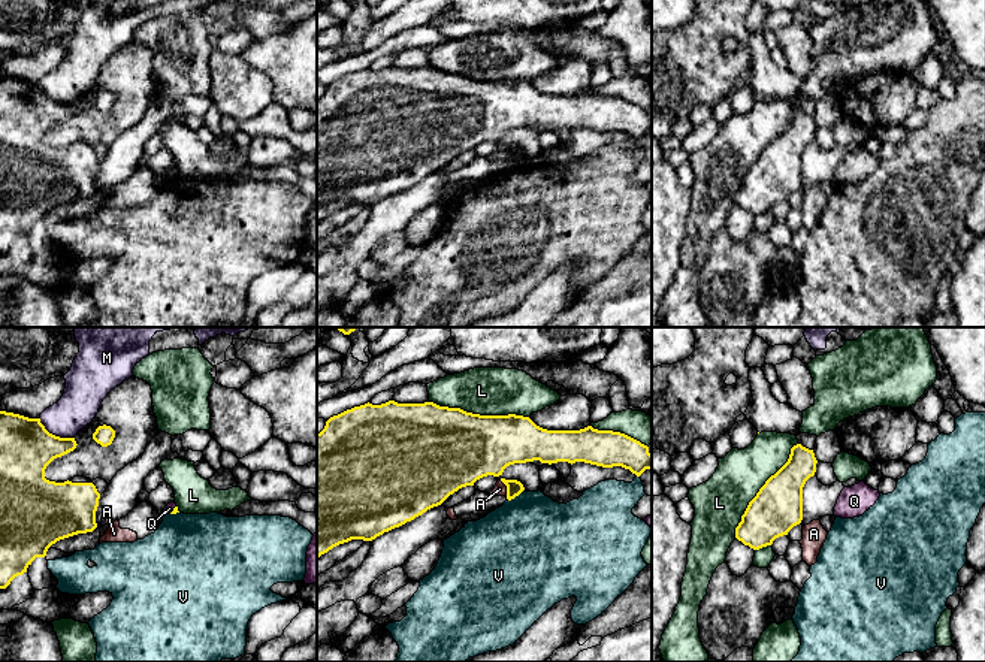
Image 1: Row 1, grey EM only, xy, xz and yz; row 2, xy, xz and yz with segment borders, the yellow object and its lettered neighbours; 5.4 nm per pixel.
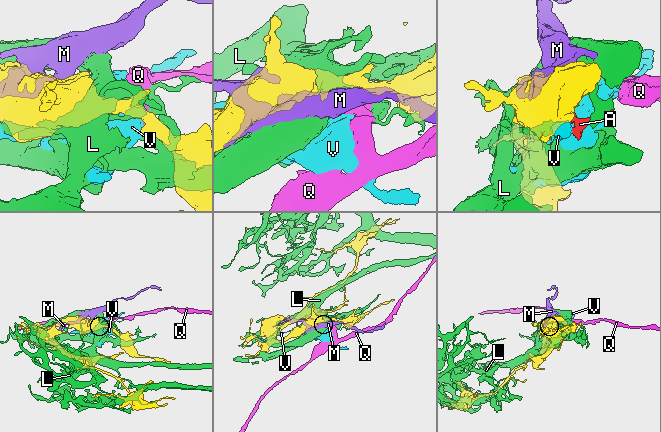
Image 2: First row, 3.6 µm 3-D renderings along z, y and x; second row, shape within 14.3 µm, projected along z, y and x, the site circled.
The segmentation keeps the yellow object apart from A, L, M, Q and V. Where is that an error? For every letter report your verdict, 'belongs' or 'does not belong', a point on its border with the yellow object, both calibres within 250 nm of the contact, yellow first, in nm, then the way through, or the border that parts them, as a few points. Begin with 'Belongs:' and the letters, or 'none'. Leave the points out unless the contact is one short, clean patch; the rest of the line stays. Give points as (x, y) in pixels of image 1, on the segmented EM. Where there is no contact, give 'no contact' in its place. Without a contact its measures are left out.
Belongs: none
A: does not belong | xz (507, 487) | 90/70 nm | along xz (499, 480), (505, 486), (507, 495)
L: does not belong | xz (479, 414) | 440/260 nm
M: does not belong | xy (54, 435) | 280/200 nm
Q: does not belong | xy (174, 510) | 30/50 nm | along xy (175, 505), (169, 513)
V: does not belong | xz (514, 496) | 90/480 nm

